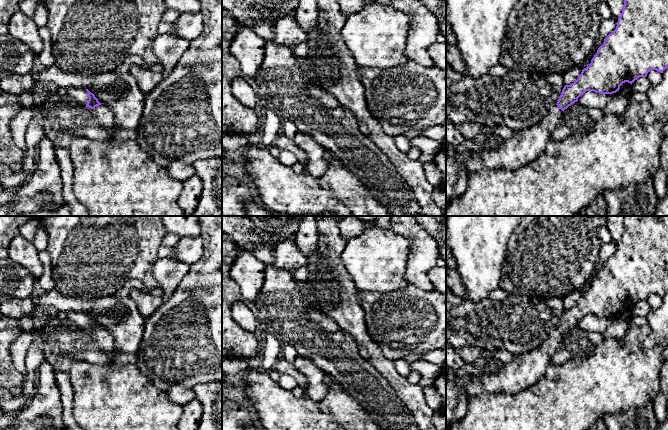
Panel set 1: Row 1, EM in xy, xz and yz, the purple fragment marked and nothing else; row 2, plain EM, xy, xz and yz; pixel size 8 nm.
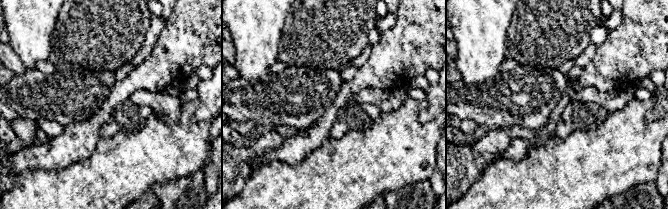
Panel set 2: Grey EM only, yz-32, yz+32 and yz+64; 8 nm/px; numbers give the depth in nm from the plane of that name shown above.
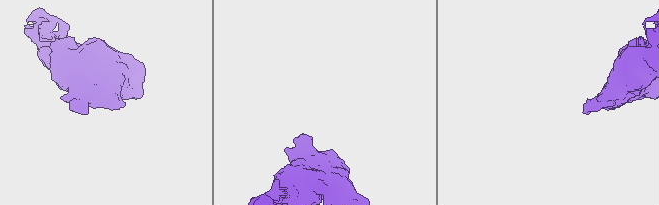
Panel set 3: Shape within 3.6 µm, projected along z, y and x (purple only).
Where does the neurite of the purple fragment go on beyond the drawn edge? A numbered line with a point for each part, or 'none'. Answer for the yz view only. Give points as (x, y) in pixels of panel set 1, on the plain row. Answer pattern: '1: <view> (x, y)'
1: yz (526, 369)

